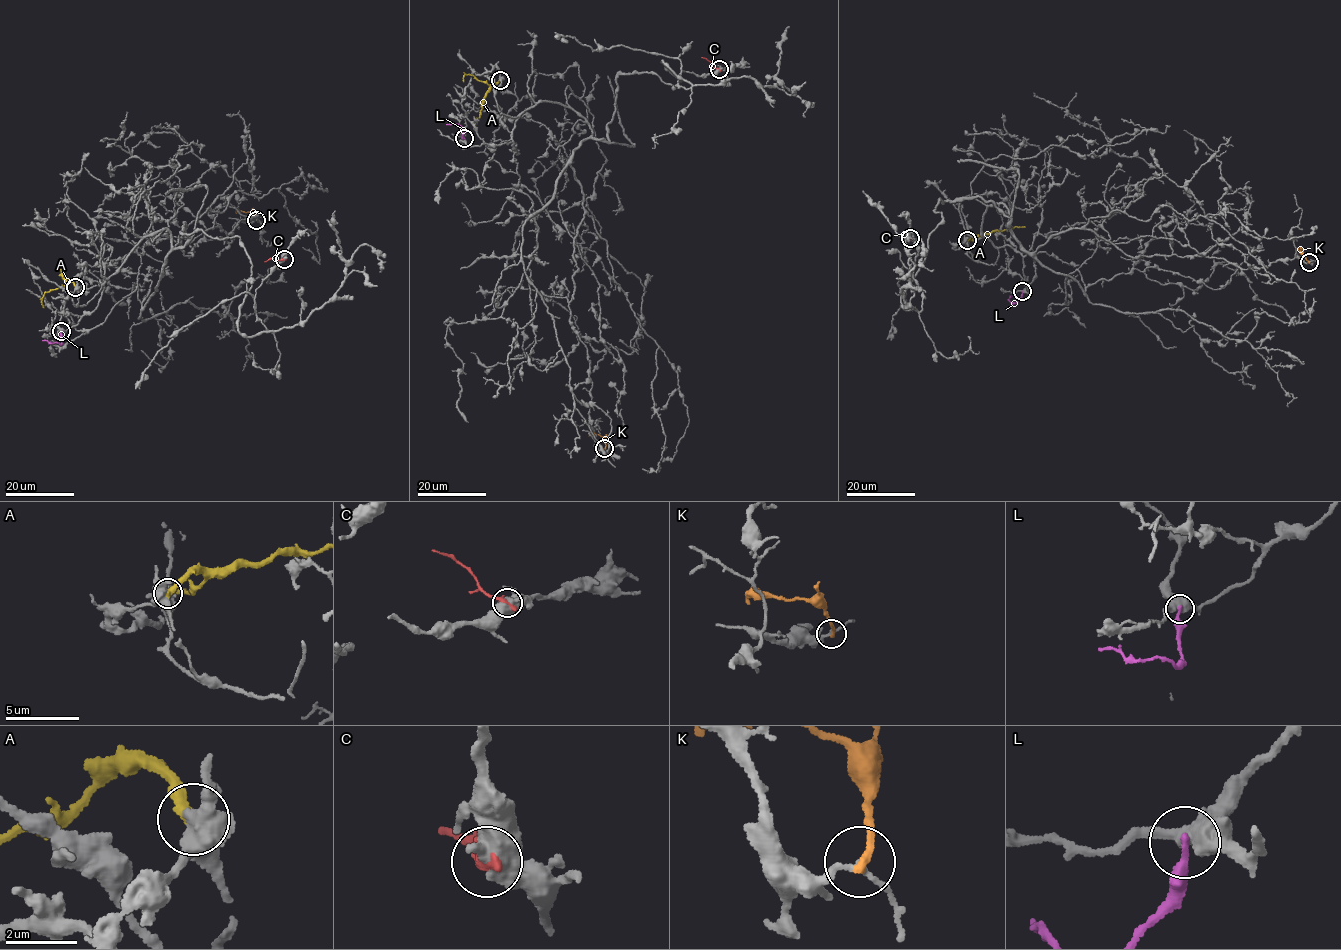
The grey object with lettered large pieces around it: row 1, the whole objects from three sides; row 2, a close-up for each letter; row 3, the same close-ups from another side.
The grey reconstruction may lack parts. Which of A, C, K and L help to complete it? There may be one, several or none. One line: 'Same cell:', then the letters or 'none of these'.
Same cell: none of these

